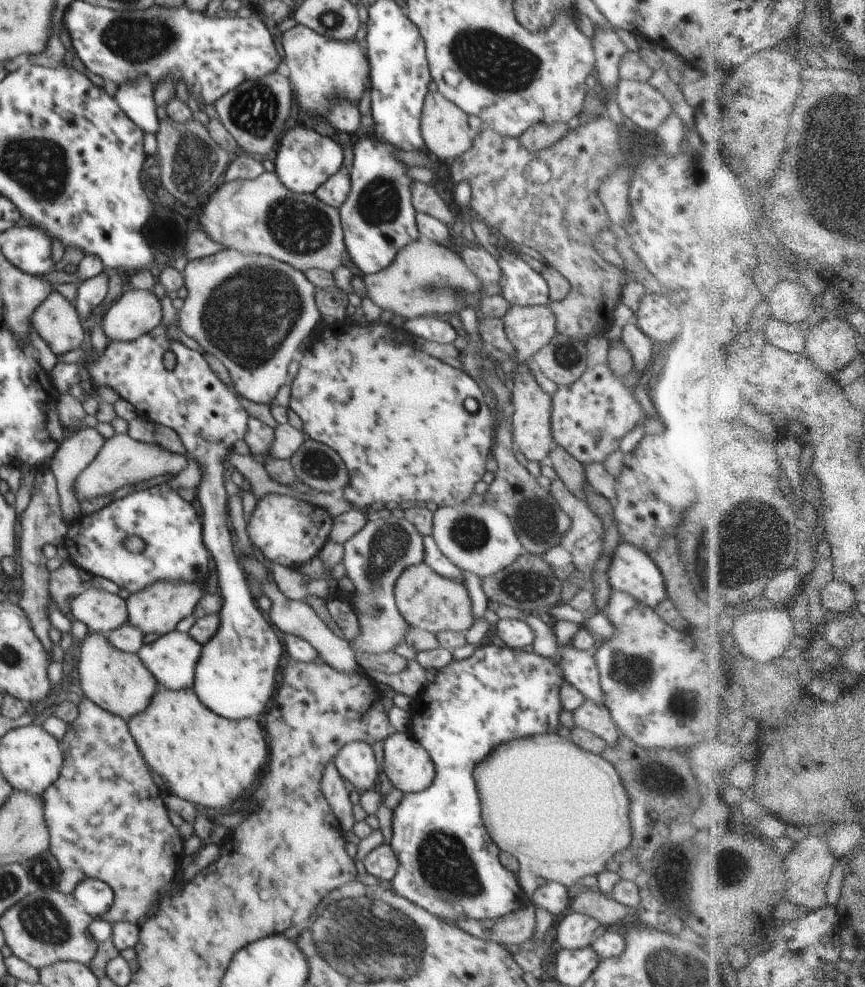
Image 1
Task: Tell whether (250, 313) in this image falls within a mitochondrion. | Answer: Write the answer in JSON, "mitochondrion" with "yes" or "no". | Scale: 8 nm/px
{"mitochondrion":"yes"}

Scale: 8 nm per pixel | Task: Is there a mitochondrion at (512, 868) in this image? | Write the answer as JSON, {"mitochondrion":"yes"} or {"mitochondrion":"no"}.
{"mitochondrion":"no"}

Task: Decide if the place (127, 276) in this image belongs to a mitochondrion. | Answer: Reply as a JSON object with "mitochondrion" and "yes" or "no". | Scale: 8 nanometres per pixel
{"mitochondrion":"no"}

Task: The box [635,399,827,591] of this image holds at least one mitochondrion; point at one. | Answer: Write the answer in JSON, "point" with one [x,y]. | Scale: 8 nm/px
{"point":[721,547]}

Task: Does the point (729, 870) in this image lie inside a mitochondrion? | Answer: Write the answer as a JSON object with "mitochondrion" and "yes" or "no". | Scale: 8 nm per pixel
{"mitochondrion":"yes"}

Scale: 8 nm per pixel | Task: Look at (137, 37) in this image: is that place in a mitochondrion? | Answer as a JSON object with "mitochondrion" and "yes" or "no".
{"mitochondrion":"yes"}

